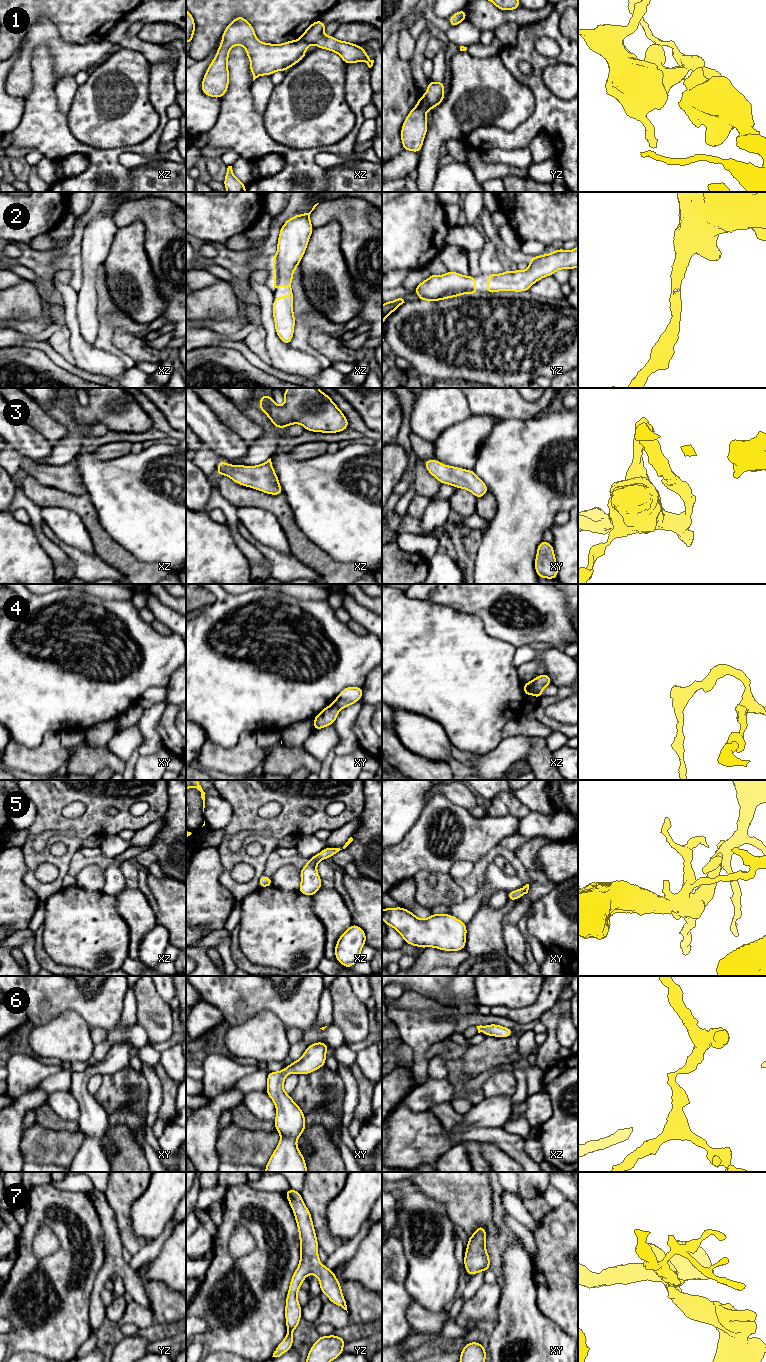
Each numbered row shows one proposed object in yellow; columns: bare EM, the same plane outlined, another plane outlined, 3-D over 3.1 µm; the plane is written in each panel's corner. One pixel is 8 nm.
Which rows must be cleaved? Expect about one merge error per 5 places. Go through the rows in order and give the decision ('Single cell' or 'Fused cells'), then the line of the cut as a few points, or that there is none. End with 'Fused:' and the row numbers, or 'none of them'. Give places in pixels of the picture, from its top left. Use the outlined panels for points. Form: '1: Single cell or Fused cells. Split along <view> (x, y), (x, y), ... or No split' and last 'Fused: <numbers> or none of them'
1: Fused cells. Split along yz (423, 95), (431, 108)
2: Single cell. No split
3: Single cell. No split
4: Fused cells. Split along xz (531, 681), (532, 693)
5: Single cell. No split
6: Single cell. No split
7: Single cell. No split
Fused: 1, 4

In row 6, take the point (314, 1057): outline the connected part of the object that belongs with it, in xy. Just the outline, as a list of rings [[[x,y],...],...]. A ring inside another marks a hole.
[[[324,1042],[313,1043],[307,1047],[299,1060],[293,1061],[278,1072],[268,1072],[266,1093],[276,1107],[275,1129],[281,1139],[270,1156],[265,1172],[307,1172],[305,1159],[296,1143],[307,1126],[305,1115],[285,1092],[283,1084],[289,1073],[309,1074],[323,1067],[328,1048],[330,1047]]]

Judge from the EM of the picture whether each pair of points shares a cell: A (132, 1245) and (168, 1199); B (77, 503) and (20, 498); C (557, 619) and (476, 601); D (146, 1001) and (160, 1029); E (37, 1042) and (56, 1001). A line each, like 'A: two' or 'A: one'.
A: two
B: two
C: one
D: one
E: two

